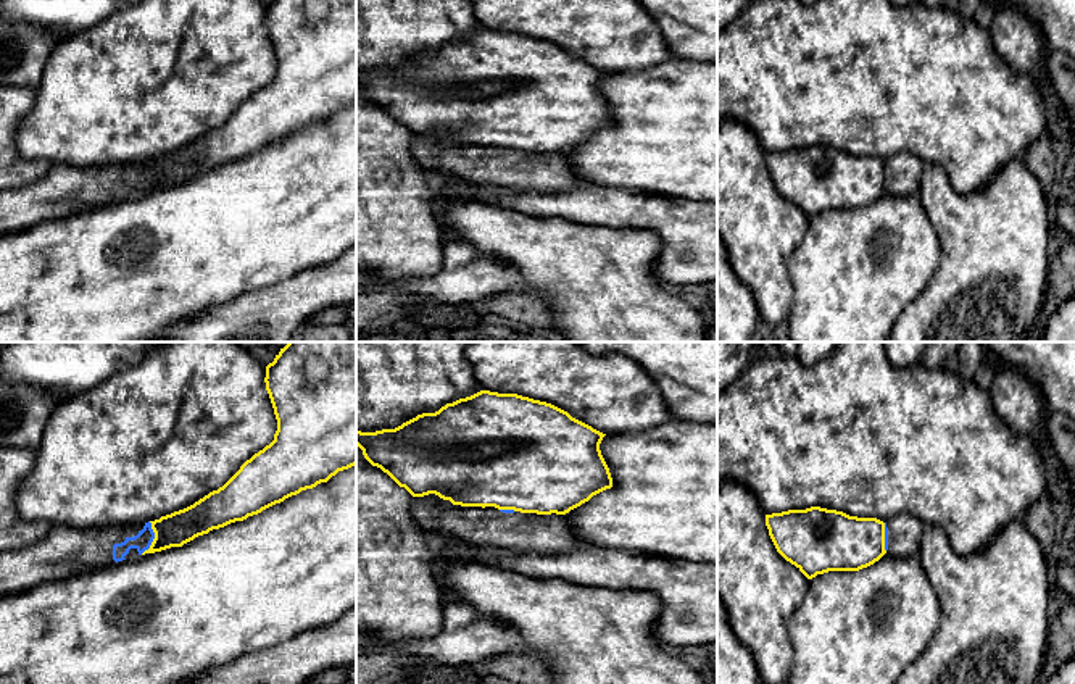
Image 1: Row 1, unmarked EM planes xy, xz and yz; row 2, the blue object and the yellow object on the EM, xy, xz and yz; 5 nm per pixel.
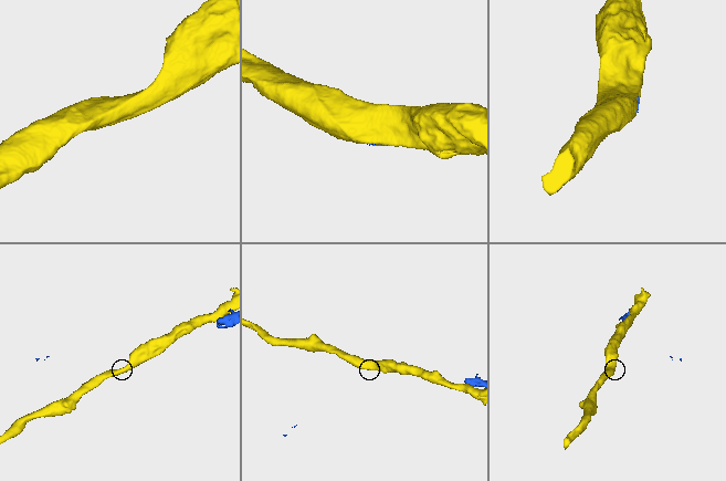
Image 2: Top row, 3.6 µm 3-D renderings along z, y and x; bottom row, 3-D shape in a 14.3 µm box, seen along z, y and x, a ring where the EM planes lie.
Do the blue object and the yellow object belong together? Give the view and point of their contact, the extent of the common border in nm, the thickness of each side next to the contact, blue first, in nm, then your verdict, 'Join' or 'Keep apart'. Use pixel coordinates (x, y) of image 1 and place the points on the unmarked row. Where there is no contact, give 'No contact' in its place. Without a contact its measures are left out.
Touches blue at xy (153, 176). Shared border 180 nm. Thickness 90 nm (blue) against 170 nm. Keep apart

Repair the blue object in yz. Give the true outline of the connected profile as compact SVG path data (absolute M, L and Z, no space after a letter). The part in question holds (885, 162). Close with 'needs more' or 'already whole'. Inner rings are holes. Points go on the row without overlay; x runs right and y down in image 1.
M901 152L885 161L885 189L896 197L920 194L925 163L915 155Z | needs more

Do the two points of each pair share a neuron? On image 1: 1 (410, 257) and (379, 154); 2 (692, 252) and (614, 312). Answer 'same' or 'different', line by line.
1: same
2: different

